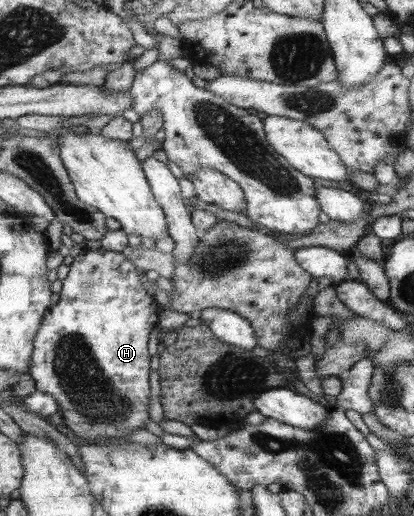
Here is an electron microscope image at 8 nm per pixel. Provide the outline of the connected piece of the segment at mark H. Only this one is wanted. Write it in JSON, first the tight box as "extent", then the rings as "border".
{"extent":[29,247,162,443],"border":[[[103,247],[96,250],[87,250],[75,257],[69,268],[69,273],[63,280],[60,300],[45,313],[42,327],[37,332],[29,374],[35,381],[37,390],[44,391],[57,400],[66,426],[86,443],[125,440],[125,437],[133,429],[145,429],[147,423],[151,421],[151,401],[149,401],[151,399],[151,383],[149,383],[151,353],[149,353],[149,335],[151,335],[151,331],[159,323],[159,313],[162,309],[156,302],[156,299],[145,291],[145,287],[141,283],[141,277],[139,277],[138,266],[126,255],[123,255],[123,252]]]}

